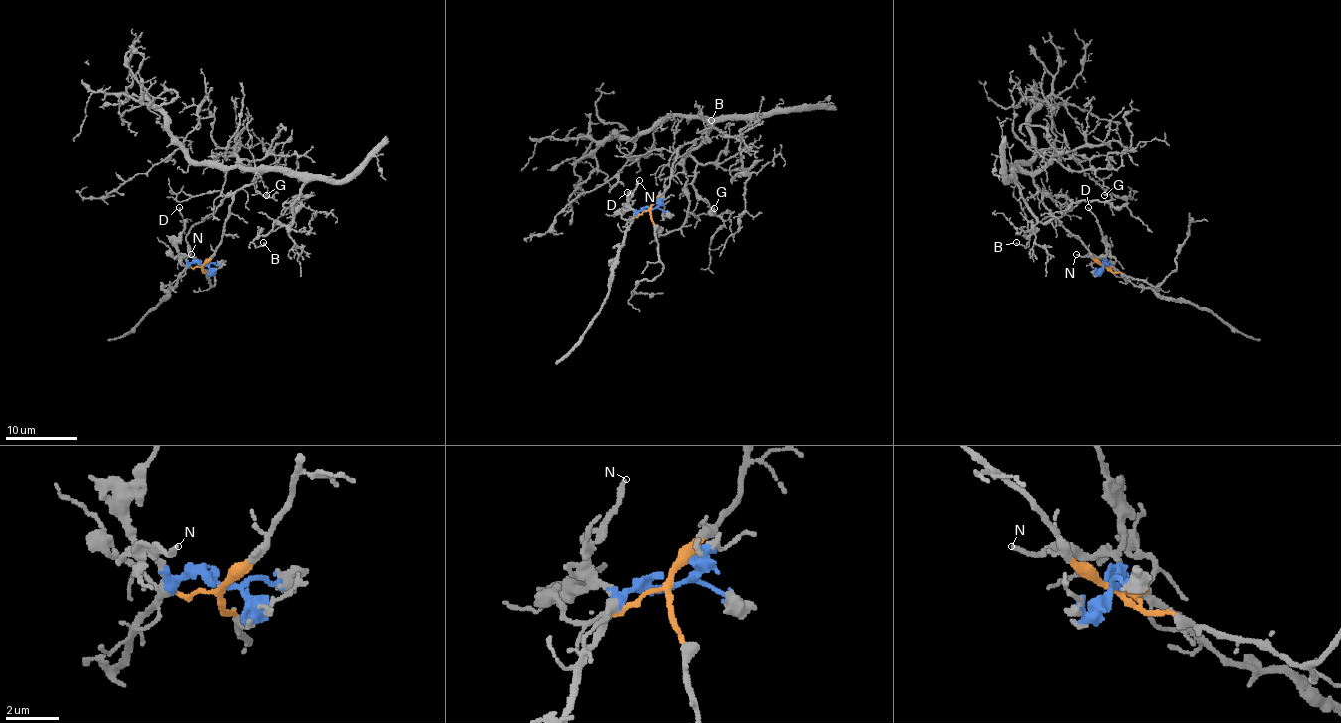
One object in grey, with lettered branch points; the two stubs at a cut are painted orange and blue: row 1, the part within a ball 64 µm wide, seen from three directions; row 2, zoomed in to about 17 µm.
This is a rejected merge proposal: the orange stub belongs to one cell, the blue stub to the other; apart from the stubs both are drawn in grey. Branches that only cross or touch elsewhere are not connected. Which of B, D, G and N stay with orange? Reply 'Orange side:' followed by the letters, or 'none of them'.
Orange side: B, G

